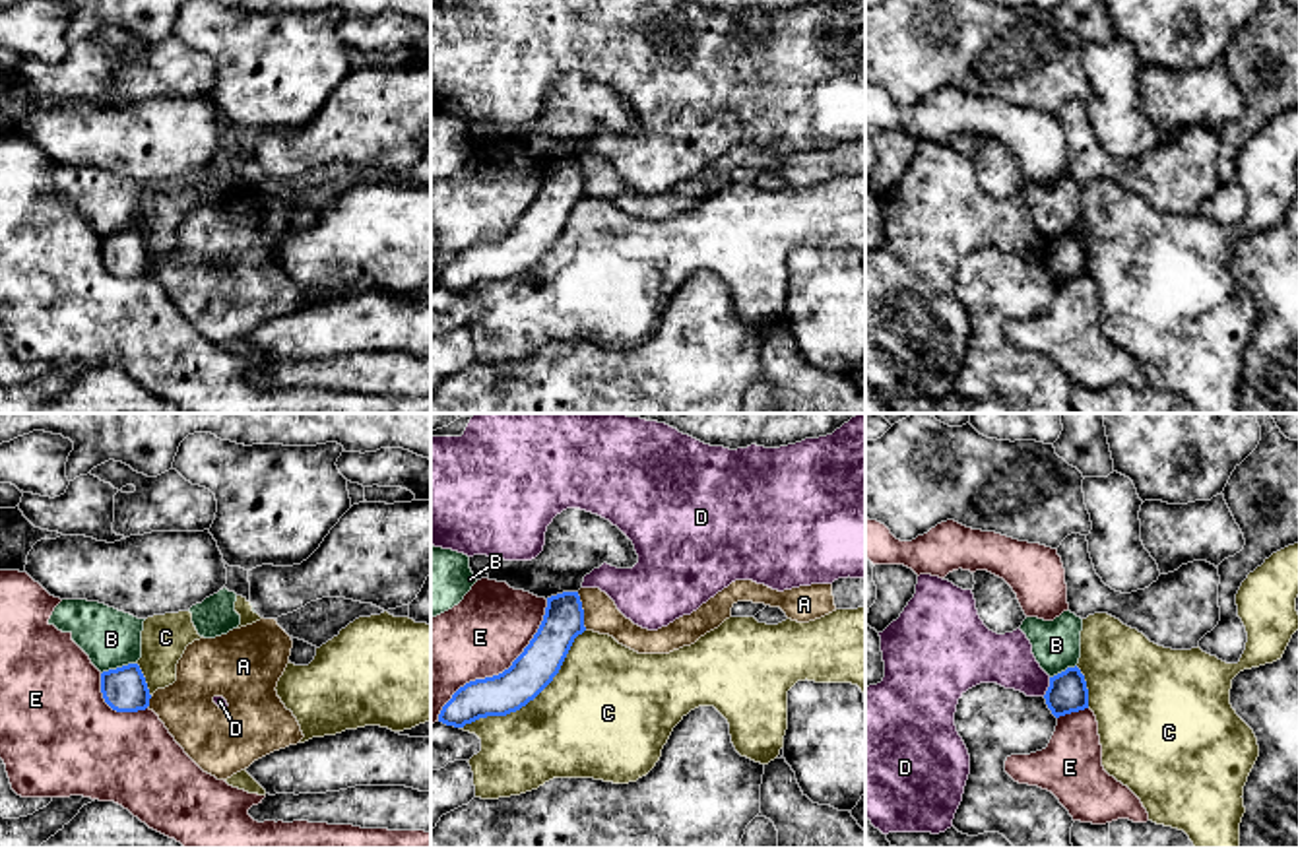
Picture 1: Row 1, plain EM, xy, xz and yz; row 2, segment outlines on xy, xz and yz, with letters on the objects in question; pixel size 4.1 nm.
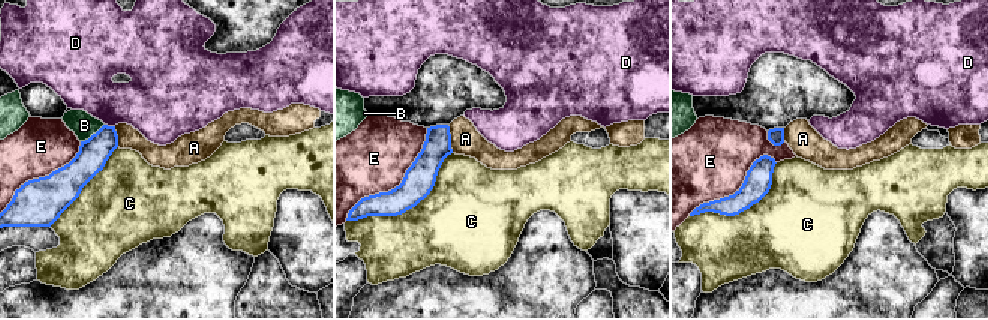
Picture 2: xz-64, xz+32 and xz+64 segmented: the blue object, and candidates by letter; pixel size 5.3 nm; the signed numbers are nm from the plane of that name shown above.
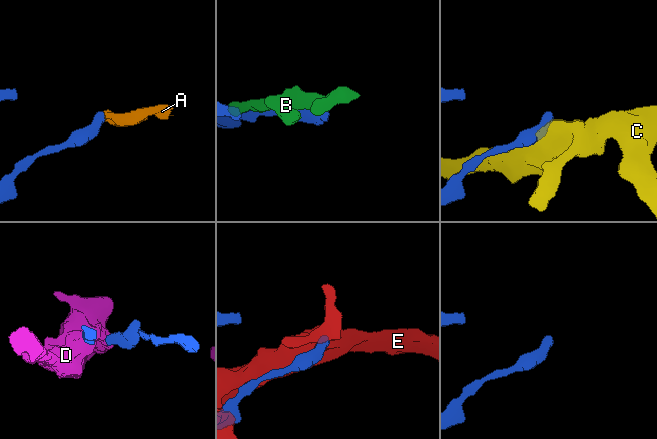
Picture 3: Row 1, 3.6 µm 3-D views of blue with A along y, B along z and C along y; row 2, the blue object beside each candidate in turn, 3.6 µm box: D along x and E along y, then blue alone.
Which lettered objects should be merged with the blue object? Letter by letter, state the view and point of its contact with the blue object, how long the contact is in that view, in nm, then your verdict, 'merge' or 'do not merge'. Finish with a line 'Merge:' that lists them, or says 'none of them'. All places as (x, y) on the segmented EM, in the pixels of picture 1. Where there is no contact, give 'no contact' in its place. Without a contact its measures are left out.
A: xz (583, 612) | 170 nm | do not merge
B: xy (117, 668) | 150 nm | do not merge
C: xz (530, 699) | 650 nm | do not merge
D: yz (1048, 687) | 90 nm | do not merge
E: xz (503, 672) | 700 nm | do not merge
Merge: none of them

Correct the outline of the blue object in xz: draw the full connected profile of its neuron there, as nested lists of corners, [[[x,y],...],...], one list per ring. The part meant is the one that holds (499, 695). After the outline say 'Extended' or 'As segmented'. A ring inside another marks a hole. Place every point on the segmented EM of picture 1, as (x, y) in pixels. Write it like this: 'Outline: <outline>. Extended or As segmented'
Outline: [[[578,592],[547,598],[543,621],[508,669],[460,687],[438,722],[464,728],[479,718],[506,716],[534,701],[559,673],[574,638],[586,631]]]. As segmented

